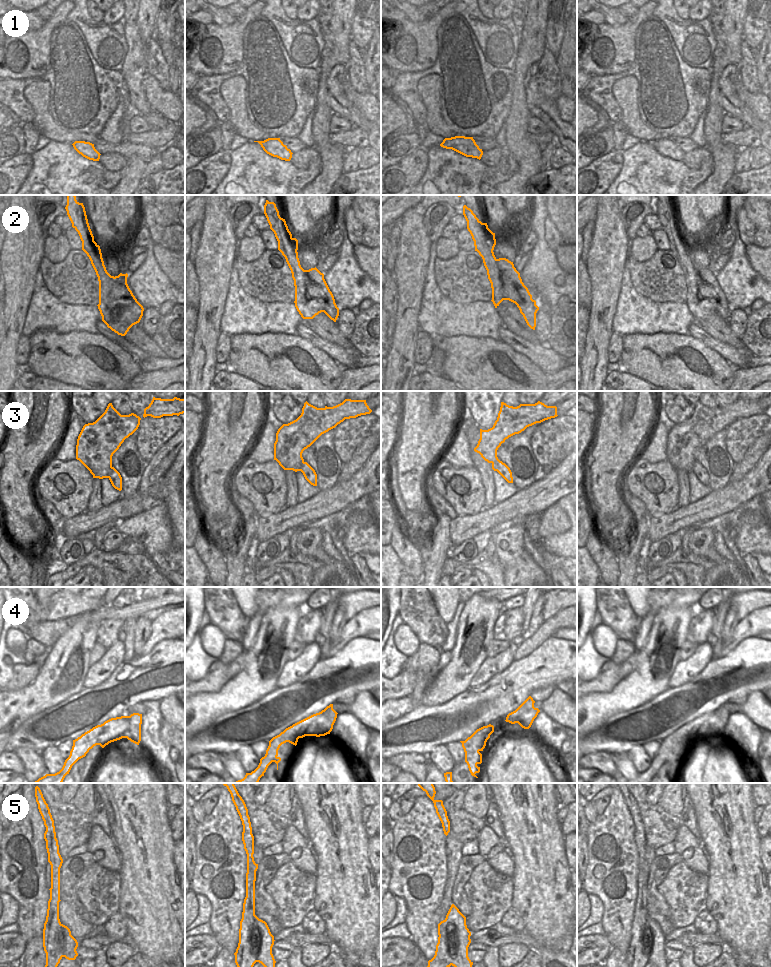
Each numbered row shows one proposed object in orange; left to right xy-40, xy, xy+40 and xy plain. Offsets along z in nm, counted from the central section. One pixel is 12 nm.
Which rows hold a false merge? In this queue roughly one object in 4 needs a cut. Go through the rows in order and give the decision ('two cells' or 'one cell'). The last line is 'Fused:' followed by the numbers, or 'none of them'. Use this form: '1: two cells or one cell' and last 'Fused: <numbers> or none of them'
1: one cell
2: two cells
3: two cells
4: two cells
5: two cells
Fused: 2, 3, 4, 5

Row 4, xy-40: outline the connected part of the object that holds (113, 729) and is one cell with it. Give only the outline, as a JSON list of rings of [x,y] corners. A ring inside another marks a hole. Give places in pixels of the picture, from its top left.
[[[129,716],[111,718],[101,725],[97,725],[89,731],[73,740],[73,746],[69,757],[65,760],[62,769],[55,774],[46,774],[33,783],[62,783],[69,774],[72,766],[81,758],[85,757],[96,745],[104,748],[111,742],[124,738],[124,733],[129,730]]]

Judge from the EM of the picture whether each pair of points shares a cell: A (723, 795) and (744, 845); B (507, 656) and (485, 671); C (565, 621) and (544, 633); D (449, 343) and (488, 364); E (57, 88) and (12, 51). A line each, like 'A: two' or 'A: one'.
A: one
B: one
C: one
D: one
E: two

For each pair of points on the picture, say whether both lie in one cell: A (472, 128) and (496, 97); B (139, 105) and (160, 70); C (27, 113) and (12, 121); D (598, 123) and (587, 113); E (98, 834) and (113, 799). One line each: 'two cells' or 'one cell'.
A: one cell
B: one cell
C: two cells
D: one cell
E: two cells

